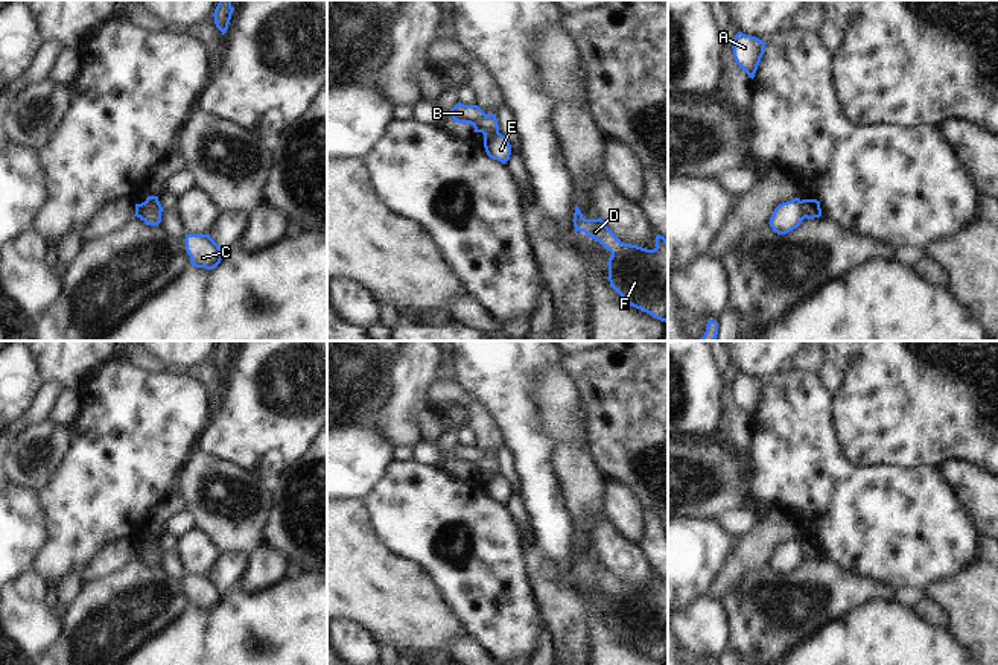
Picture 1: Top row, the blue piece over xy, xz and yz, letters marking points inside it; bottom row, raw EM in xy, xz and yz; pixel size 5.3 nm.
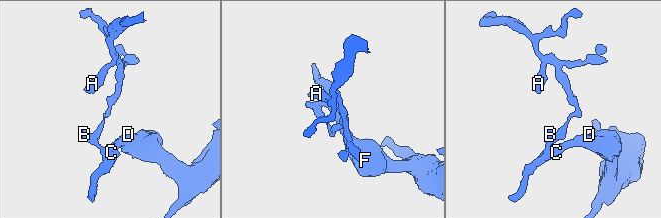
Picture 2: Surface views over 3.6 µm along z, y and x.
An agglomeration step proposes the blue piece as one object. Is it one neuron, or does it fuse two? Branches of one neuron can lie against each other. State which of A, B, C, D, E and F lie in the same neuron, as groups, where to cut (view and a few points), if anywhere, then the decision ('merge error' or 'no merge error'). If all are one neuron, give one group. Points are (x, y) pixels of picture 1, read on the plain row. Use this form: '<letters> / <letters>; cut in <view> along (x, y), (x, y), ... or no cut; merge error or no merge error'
A E / B C D F; cut in xy along (140, 545), (145, 550), (152, 544), (162, 551); merge error

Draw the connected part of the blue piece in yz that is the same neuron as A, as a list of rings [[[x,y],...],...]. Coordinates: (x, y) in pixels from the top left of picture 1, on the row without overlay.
[[[738,373],[733,379],[733,399],[736,405],[748,415],[755,418],[761,399],[764,396],[765,382]]]

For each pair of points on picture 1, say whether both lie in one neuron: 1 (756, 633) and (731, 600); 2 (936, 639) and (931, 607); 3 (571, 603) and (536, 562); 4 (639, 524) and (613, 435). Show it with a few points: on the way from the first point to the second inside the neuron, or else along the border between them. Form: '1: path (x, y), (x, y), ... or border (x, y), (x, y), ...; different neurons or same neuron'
1: path (756, 626), (738, 607); same neuron
2: border (912, 609), (928, 624), (947, 630); different neurons
3: path (560, 592), (546, 579), (545, 572); same neuron
4: border (607, 474), (622, 480), (644, 504); different neurons

